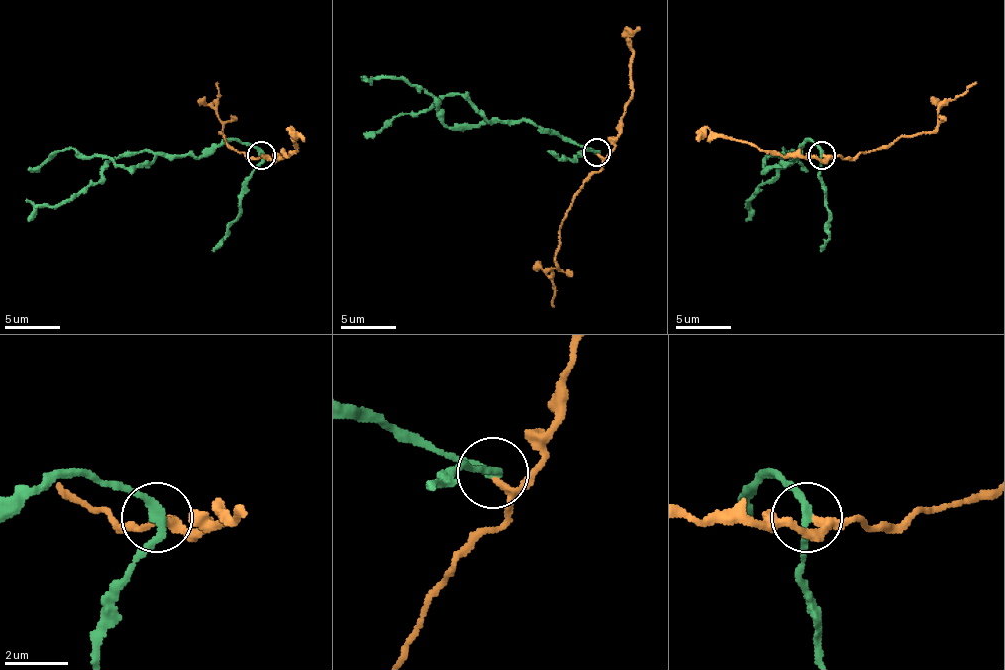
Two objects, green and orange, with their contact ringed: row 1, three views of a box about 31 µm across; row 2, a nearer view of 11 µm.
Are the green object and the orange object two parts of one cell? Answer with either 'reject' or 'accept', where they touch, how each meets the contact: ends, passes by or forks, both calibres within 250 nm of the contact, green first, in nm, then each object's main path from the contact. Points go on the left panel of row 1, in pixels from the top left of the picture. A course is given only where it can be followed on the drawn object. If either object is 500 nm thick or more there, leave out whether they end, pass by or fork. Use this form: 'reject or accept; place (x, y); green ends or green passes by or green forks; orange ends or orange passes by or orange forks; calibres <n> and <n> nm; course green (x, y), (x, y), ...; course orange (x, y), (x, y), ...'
reject; place (261, 155); green passes by; orange passes by; calibres 260 and 180 nm; course green (260, 154), (227, 140), (197, 157), (128, 151), (114, 157), (103, 176), (59, 204), (40, 207), (29, 220); course orange (260, 154), (241, 154), (219, 132), (222, 124), (216, 107), (219, 82)

